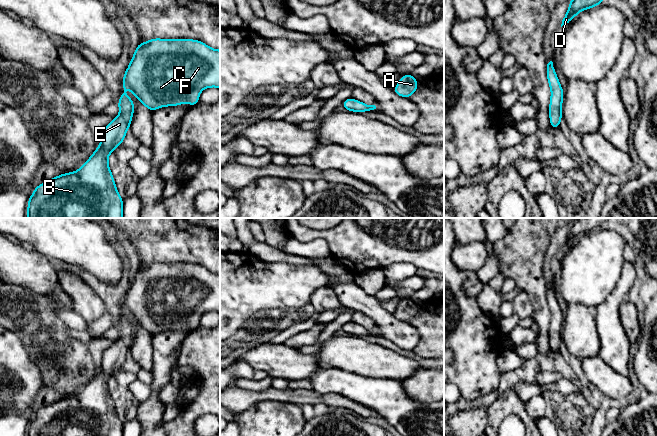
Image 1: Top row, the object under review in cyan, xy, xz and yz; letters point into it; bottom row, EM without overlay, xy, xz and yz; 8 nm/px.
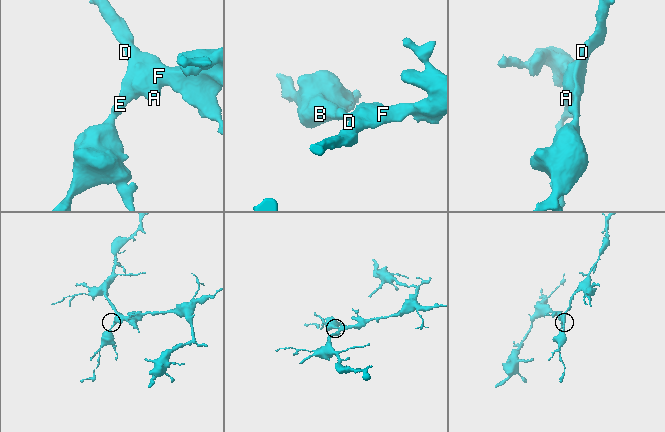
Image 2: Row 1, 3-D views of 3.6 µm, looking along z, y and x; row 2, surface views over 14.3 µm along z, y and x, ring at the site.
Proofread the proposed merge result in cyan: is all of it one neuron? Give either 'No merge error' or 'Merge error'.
No merge error

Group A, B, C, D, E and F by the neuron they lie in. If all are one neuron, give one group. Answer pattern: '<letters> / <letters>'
A B C D E F

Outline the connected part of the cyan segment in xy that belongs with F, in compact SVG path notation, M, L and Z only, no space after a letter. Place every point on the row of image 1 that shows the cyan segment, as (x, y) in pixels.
M154 38L138 44L123 76L122 93L117 104L120 114L103 129L100 145L80 169L60 174L34 188L34 193L28 200L28 218L123 218L123 199L117 191L114 177L108 166L108 155L113 153L114 149L125 139L135 111L132 100L126 96L125 89L127 87L151 112L160 107L177 106L183 103L189 103L193 107L199 103L199 95L203 89L220 88L220 50L210 48L205 43L192 39Z

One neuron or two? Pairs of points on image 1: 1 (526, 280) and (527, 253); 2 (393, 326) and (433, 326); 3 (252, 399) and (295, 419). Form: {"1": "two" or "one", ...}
{"1": "one", "2": "two", "3": "two"}

